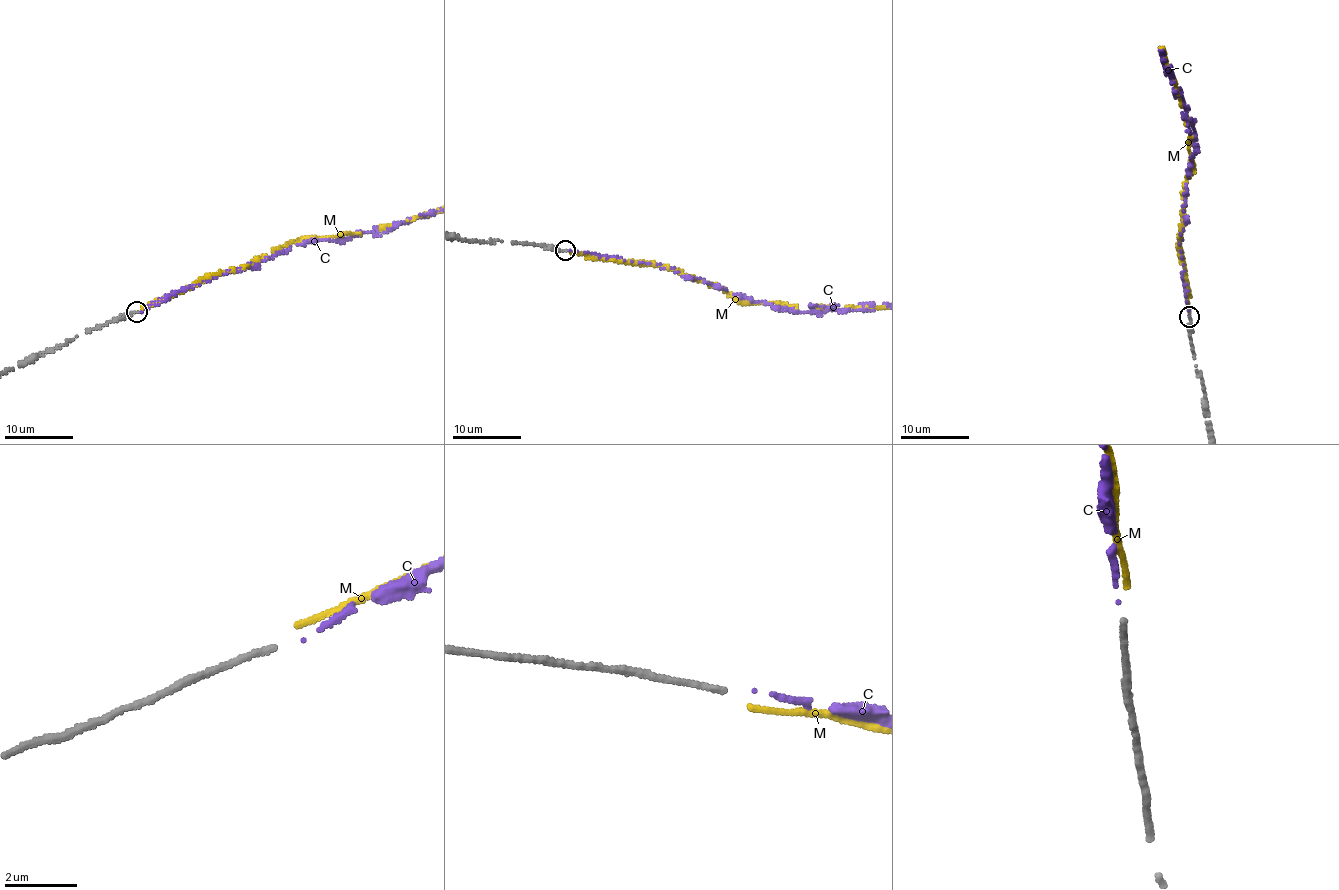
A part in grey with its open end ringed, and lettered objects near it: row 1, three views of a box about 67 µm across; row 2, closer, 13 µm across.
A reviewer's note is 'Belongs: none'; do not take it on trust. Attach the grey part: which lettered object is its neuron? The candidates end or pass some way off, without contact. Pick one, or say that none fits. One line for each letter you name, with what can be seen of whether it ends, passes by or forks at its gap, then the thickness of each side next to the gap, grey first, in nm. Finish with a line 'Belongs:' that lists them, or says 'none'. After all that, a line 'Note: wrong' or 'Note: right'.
C: it ends | 160/30 nm
Belongs: C
Note: wrong

